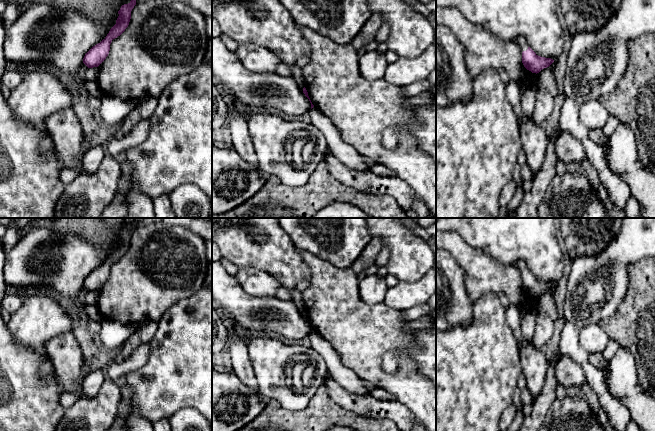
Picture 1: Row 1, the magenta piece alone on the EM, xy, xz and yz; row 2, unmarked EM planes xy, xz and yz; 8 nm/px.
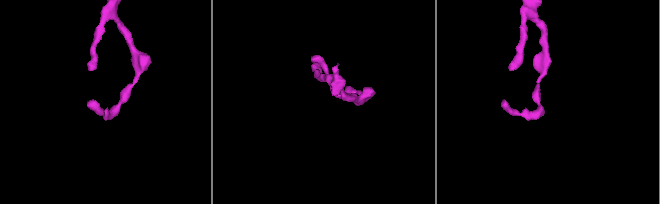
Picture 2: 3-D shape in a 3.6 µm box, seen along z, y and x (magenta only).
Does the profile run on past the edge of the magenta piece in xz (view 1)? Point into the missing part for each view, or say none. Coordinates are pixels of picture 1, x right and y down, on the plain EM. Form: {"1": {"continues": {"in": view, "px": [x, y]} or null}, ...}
{"1": {"continues": null}}

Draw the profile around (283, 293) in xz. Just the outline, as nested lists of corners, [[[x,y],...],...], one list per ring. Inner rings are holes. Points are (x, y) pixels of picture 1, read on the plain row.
[[[283,286],[278,289],[276,297],[283,300],[293,301],[290,291]]]

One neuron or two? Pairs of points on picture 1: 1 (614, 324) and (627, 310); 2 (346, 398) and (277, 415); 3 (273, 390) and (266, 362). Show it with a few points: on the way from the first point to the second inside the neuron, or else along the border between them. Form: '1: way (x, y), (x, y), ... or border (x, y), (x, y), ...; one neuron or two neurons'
1: way (617, 321), (625, 313); one neuron
2: border (323, 385), (328, 395), (336, 403), (354, 412); two neurons
3: way (273, 383), (273, 369); one neuron

